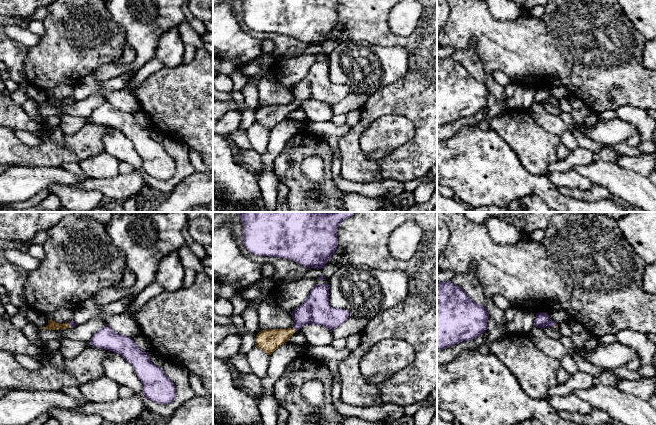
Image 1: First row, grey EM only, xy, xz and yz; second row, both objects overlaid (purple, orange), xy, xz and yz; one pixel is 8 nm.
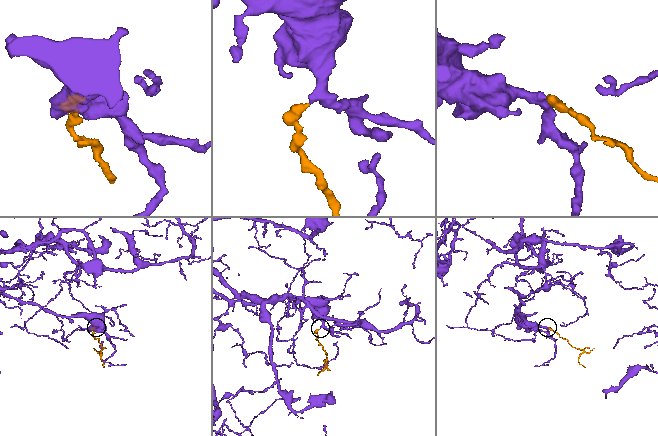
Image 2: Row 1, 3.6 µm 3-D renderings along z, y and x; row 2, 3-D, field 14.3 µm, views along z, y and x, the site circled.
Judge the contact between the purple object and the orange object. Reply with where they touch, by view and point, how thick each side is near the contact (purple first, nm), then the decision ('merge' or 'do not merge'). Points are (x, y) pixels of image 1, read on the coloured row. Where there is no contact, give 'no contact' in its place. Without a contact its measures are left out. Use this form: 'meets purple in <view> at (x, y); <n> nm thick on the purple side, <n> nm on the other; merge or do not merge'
meets purple in xz at (294, 329); 240 nm thick on the purple side, 180 nm on the other; merge

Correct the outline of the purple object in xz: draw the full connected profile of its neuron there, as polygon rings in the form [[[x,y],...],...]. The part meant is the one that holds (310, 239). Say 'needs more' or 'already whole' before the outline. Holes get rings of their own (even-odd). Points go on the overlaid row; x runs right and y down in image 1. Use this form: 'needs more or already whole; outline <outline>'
already whole; outline [[[237,212],[243,223],[243,245],[250,253],[292,260],[307,269],[326,266],[338,246],[339,225],[355,213],[357,212]]]

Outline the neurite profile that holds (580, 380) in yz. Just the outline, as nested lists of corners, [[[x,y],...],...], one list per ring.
[[[579,369],[573,375],[570,375],[565,383],[552,387],[547,392],[545,399],[549,401],[552,397],[565,396],[574,393],[577,390],[590,389],[593,385],[594,377]]]

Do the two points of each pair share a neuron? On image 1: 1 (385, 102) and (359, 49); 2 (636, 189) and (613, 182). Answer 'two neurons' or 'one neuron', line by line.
1: two neurons
2: one neuron

